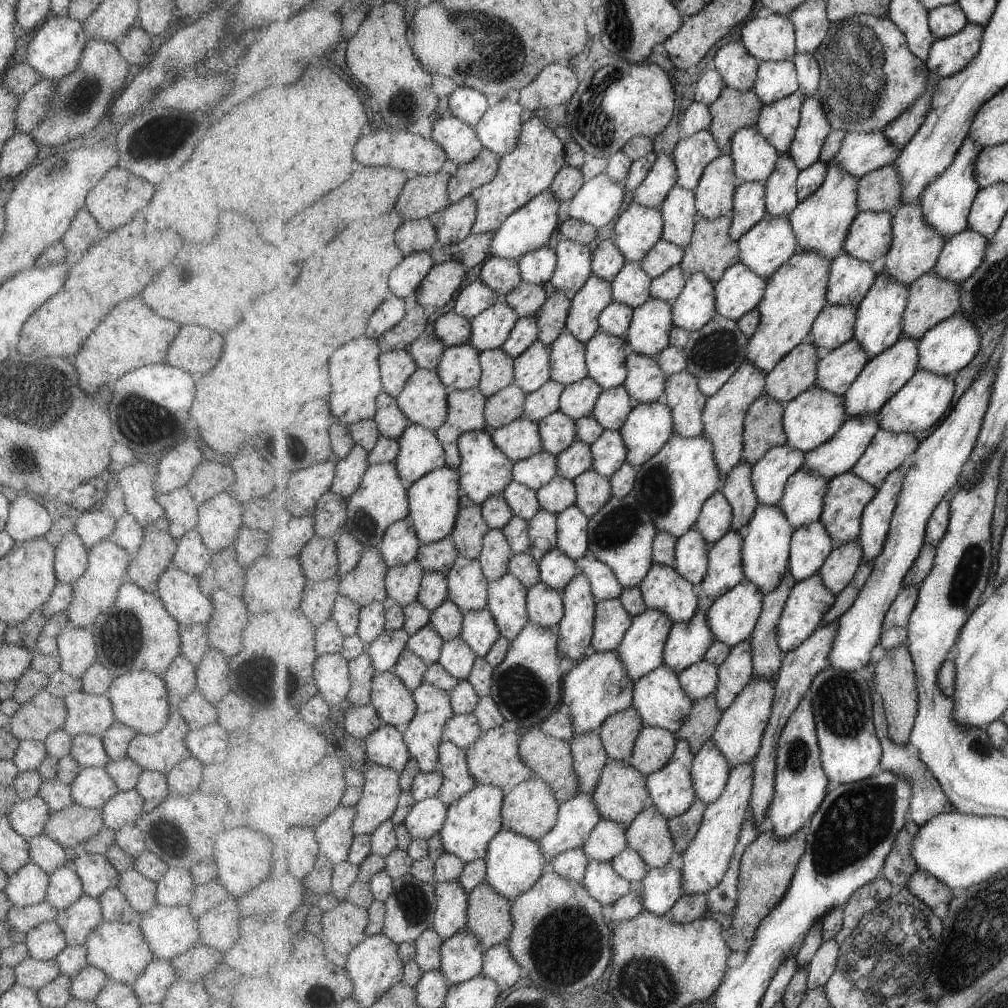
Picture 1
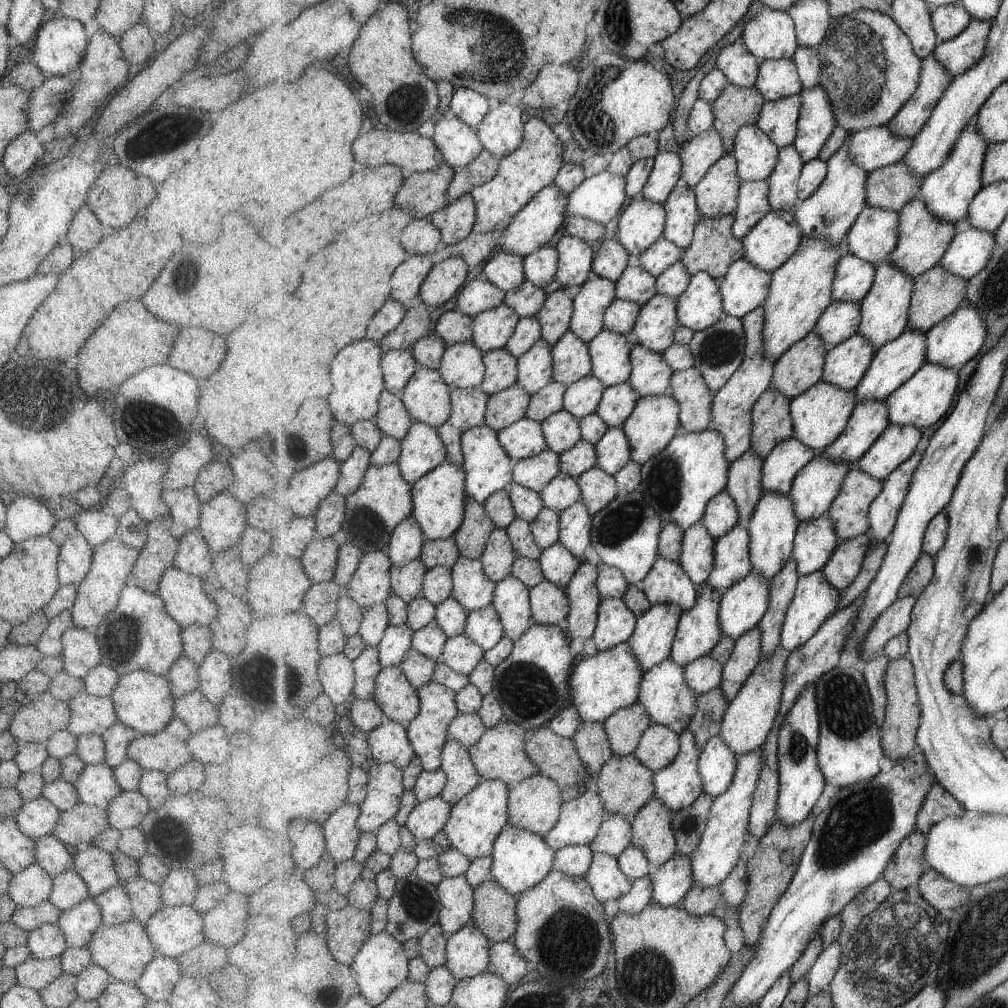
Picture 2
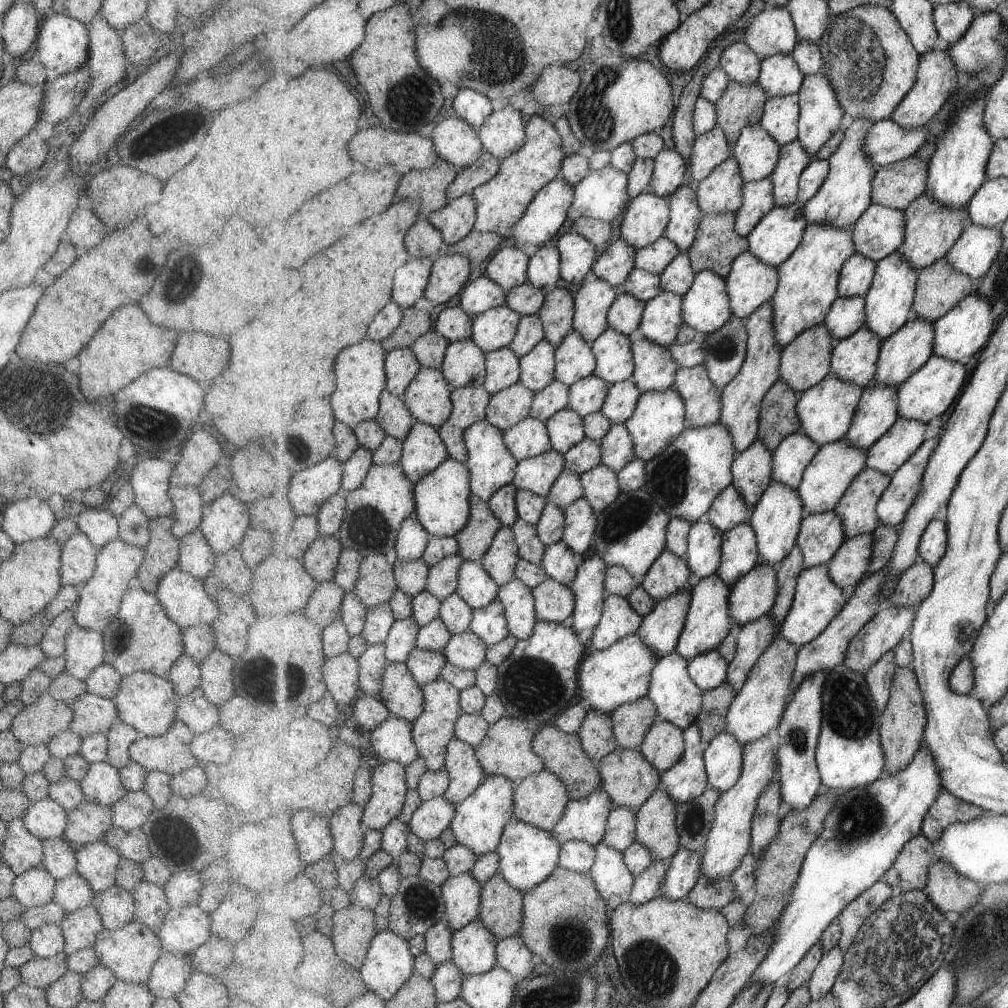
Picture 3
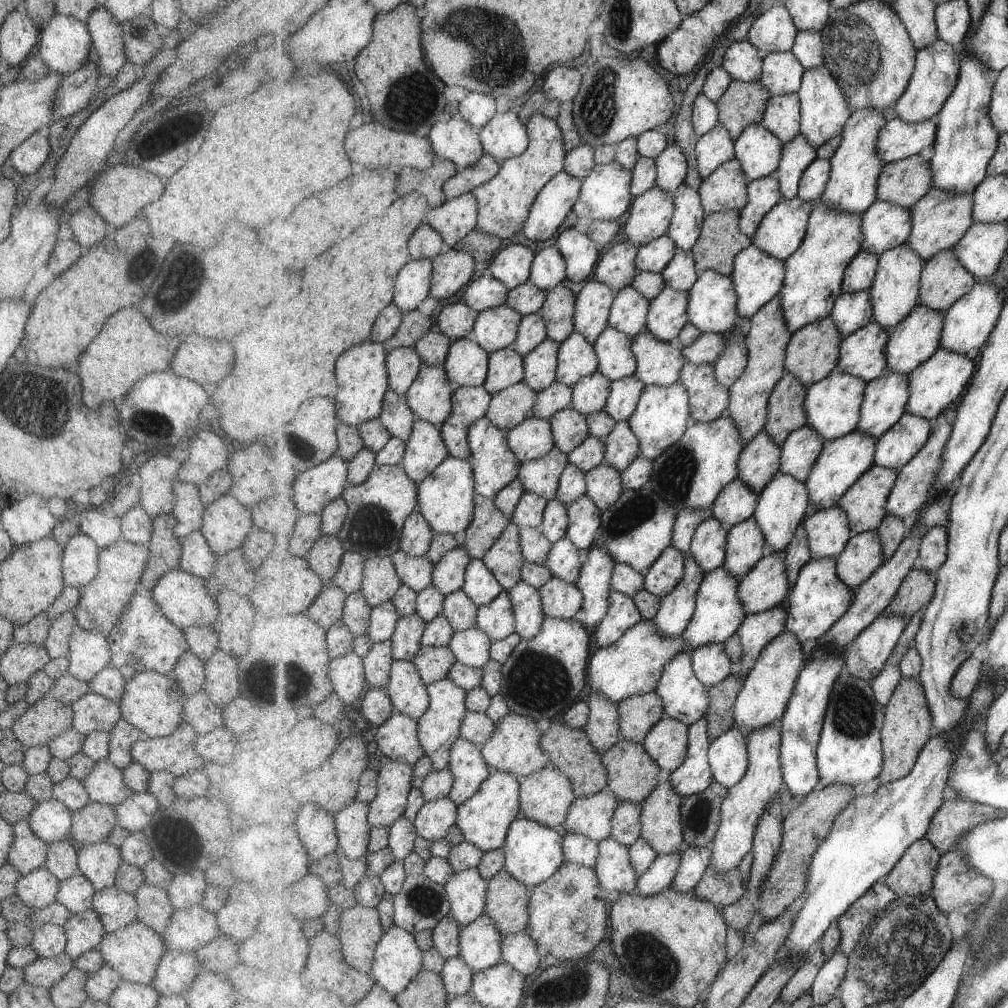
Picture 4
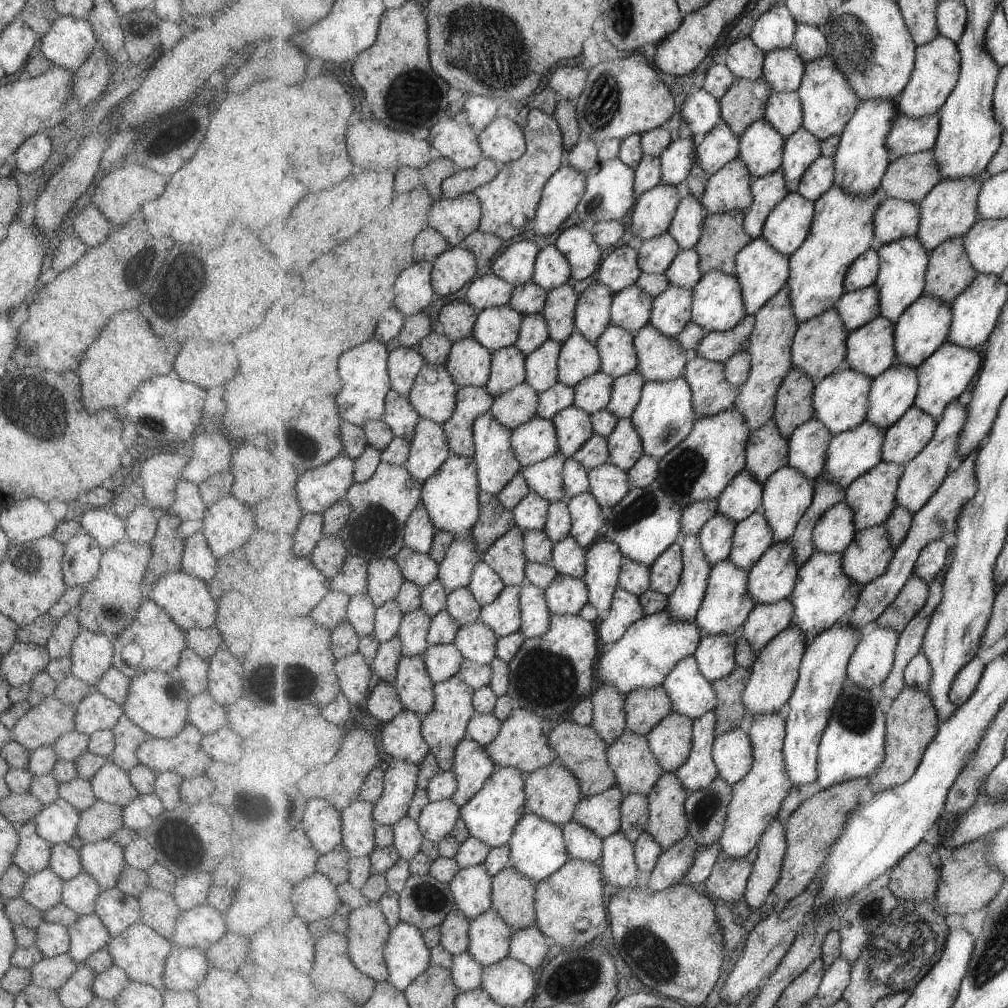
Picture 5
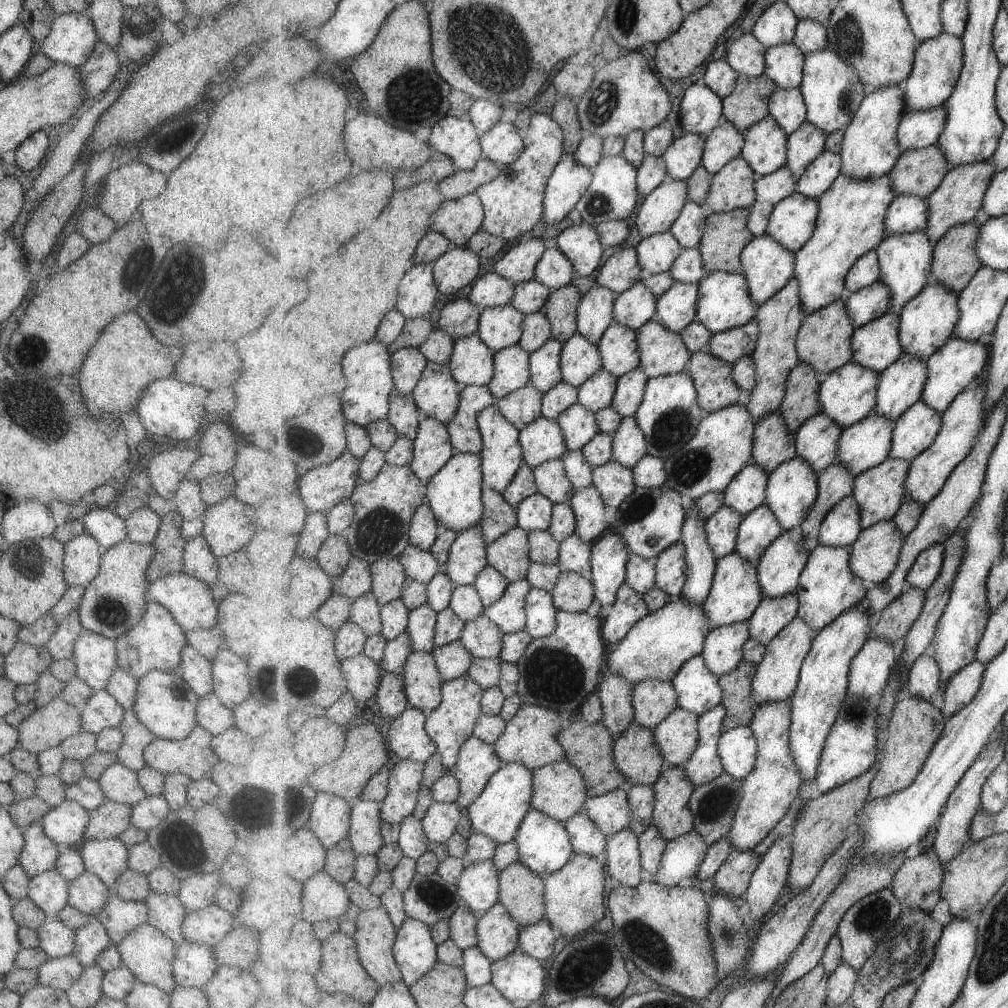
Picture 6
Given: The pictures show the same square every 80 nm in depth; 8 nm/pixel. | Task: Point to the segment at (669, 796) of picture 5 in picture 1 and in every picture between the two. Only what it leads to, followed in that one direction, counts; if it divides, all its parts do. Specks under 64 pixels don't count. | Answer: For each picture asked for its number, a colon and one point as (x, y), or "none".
1: (649, 835)
2: (652, 827)
3: (657, 820)
4: (663, 829)

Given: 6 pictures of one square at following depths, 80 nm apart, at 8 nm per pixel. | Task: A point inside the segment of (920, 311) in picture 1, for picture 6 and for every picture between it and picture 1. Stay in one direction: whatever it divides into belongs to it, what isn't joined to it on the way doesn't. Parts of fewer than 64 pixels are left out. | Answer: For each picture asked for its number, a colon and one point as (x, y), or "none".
2: (937, 294)
3: (940, 288)
4: (945, 280)
5: (950, 273)
6: (956, 262)

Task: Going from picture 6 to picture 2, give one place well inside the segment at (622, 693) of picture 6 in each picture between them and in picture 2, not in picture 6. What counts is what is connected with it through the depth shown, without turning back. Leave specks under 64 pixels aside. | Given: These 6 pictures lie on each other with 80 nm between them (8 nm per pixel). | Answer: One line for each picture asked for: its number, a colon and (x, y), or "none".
2: (592, 742)
3: (596, 734)
4: (603, 728)
5: (610, 719)

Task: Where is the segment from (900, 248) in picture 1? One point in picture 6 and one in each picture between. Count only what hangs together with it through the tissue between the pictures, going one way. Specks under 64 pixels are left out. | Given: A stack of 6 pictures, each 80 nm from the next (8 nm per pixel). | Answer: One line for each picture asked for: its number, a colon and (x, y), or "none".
2: (924, 239)
3: (931, 230)
4: (941, 220)
5: (951, 210)
6: (960, 199)

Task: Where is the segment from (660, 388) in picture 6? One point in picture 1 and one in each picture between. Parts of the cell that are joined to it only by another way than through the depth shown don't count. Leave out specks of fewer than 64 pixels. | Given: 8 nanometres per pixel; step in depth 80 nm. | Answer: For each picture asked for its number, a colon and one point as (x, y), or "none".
1: (649, 427)
2: (655, 421)
3: (659, 419)
4: (661, 419)
5: (665, 416)

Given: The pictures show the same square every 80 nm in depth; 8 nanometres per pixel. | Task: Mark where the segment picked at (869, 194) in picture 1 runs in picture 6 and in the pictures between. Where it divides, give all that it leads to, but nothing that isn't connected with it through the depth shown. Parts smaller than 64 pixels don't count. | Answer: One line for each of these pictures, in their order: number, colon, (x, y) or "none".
2: (893, 187)
3: (898, 185)
4: (905, 182)
5: (912, 178)
6: (920, 172)

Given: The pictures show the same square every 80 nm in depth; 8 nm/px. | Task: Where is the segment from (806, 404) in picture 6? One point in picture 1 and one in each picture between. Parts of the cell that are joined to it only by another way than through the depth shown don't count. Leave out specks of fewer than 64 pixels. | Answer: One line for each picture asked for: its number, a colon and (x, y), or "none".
1: (764, 430)
2: (772, 419)
3: (779, 420)
4: (787, 414)
5: (794, 407)

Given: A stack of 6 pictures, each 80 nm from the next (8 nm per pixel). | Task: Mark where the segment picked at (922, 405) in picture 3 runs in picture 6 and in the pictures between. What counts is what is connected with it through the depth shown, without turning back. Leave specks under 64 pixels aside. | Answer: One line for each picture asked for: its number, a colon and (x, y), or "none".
4: (935, 386)
5: (947, 374)
6: (953, 367)

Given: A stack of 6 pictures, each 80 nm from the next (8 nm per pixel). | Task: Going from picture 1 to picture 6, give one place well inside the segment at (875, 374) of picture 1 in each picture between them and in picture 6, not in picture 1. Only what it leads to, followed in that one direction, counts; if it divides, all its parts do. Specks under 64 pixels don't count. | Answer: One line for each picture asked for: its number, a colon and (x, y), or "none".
2: (895, 364)
3: (903, 354)
4: (918, 338)
5: (924, 329)
6: (928, 321)

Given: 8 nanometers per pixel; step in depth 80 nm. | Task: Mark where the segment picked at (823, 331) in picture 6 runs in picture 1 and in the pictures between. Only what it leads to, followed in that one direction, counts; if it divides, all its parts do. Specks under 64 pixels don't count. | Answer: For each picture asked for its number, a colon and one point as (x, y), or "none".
1: (797, 373)
2: (802, 367)
3: (807, 362)
4: (813, 354)
5: (820, 347)

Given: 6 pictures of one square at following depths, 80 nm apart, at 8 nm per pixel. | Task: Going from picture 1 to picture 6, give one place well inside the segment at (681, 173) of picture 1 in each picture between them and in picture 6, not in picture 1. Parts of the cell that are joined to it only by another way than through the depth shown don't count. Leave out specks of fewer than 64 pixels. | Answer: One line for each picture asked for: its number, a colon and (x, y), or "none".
2: (700, 153)
3: (711, 149)
4: (716, 148)
5: (721, 146)
6: (725, 143)

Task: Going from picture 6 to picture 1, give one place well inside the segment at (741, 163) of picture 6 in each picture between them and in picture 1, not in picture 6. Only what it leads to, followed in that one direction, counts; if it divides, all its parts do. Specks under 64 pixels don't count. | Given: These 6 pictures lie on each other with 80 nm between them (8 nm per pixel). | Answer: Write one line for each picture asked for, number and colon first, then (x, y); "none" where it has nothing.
1: (715, 194)
2: (717, 194)
3: (722, 192)
4: (727, 189)
5: (729, 189)

